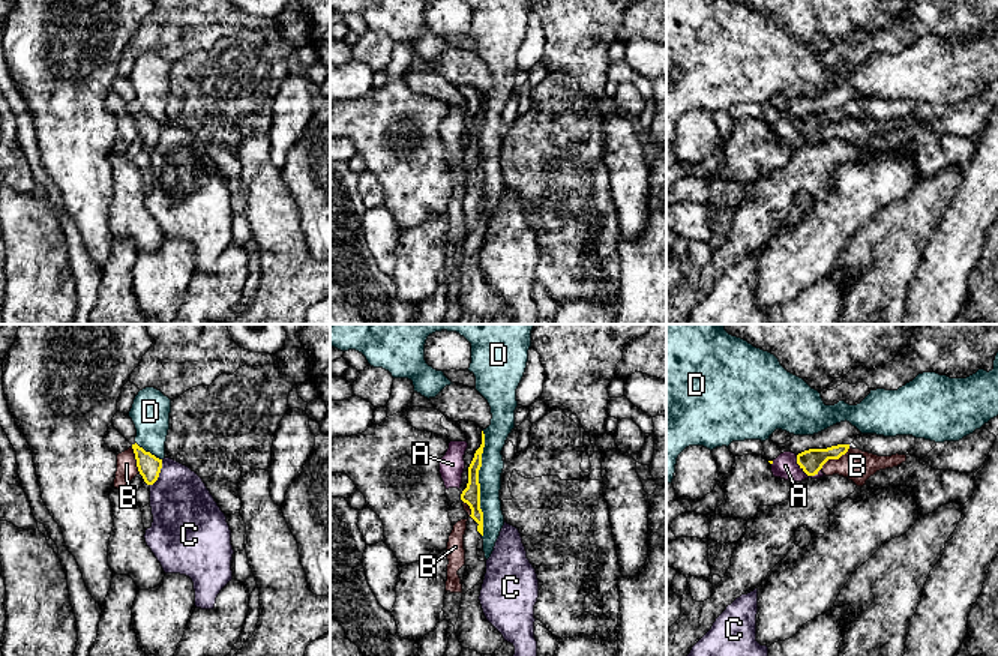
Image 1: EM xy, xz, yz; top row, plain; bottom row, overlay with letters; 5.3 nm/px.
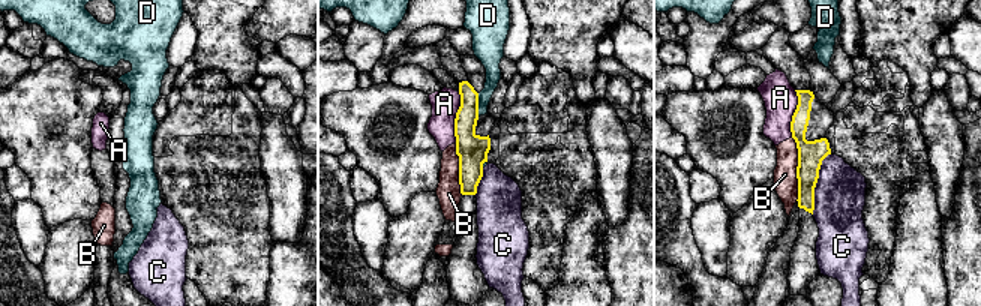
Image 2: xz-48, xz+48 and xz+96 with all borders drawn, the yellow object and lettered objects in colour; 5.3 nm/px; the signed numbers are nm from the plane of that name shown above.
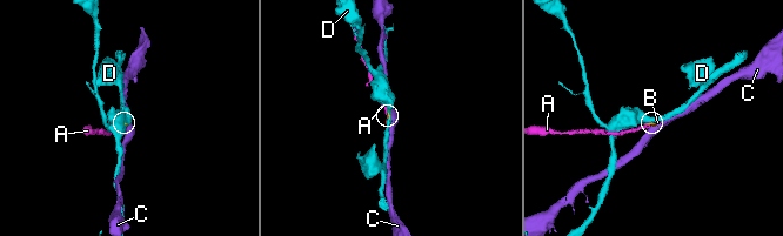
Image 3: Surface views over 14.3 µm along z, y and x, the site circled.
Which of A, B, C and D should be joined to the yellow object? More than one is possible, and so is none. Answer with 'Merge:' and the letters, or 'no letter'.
Merge: no letter

